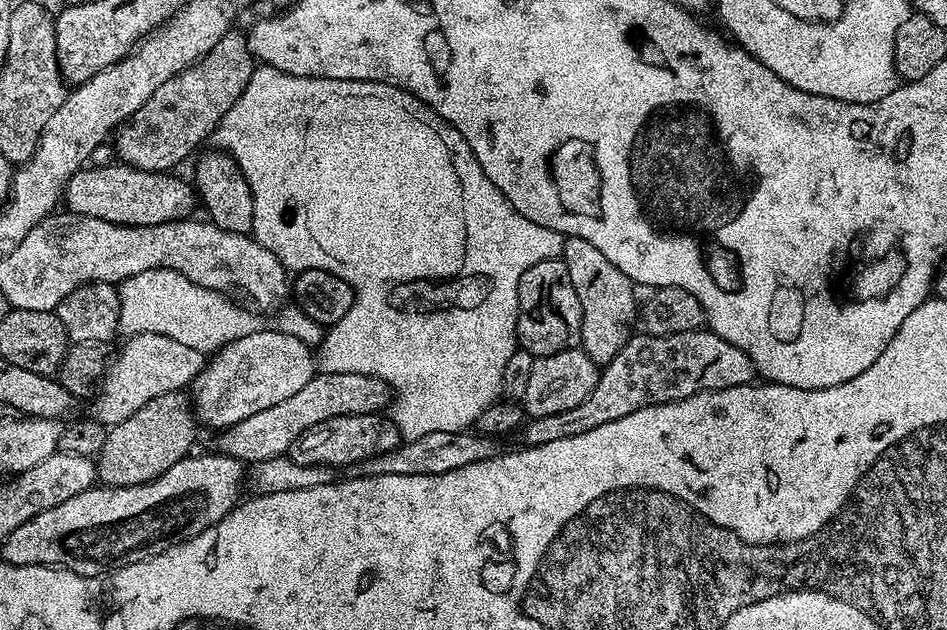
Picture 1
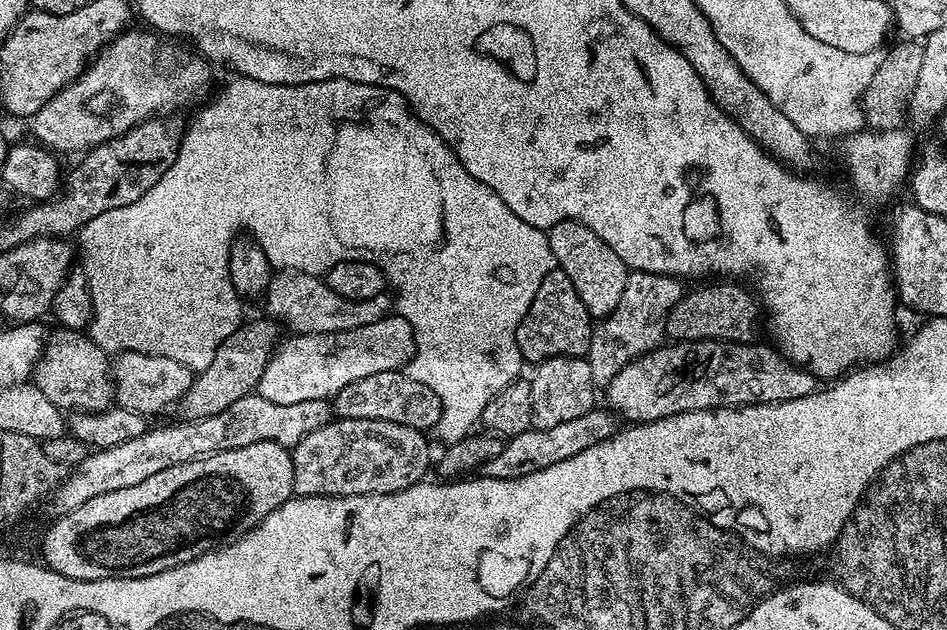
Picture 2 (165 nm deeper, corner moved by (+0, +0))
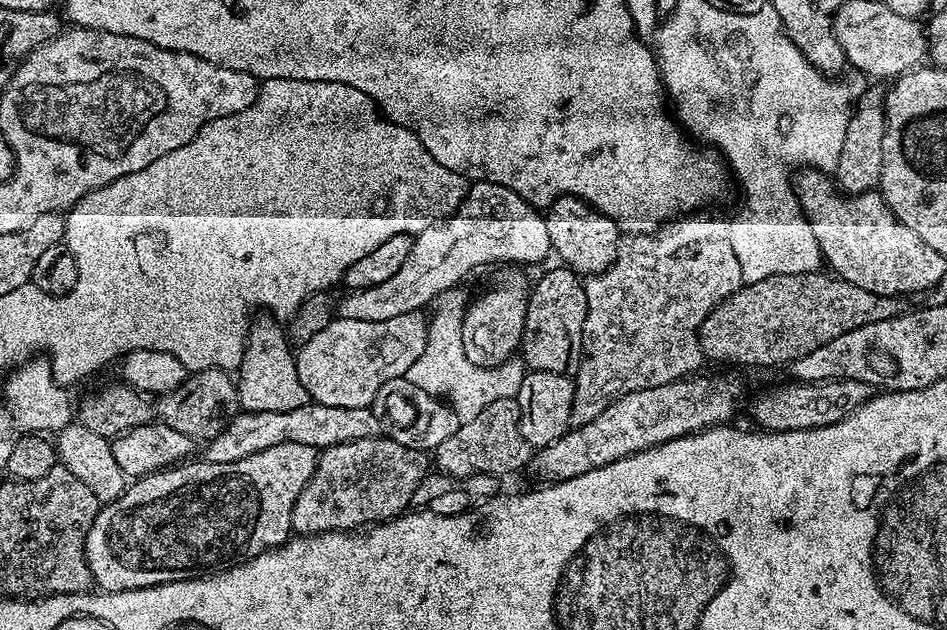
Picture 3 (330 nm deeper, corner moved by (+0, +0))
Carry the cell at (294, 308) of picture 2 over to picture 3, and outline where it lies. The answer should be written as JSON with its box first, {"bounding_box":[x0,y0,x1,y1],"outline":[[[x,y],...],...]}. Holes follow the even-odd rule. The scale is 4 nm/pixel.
{"bounding_box":[336,180,552,322],"outline":[[[478,180],[465,191],[464,201],[452,215],[444,220],[437,220],[426,230],[415,233],[410,255],[395,272],[394,278],[378,282],[378,286],[347,291],[344,294],[346,296],[339,297],[336,314],[341,320],[354,318],[354,322],[384,320],[385,317],[396,316],[397,313],[408,313],[409,310],[430,305],[432,298],[453,291],[463,276],[470,275],[475,268],[480,268],[483,264],[540,264],[547,256],[552,255],[550,233],[546,231],[541,209],[528,204],[526,198],[514,194],[514,190],[506,186],[498,186],[489,180]]]}

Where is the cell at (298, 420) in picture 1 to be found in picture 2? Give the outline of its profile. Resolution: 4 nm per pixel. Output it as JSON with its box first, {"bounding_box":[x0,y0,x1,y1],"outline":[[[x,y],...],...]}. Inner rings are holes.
{"bounding_box":[331,375,440,430],"outline":[[[371,375],[371,379],[358,378],[358,382],[350,382],[331,401],[333,413],[339,419],[346,418],[378,418],[398,422],[402,426],[410,426],[421,430],[435,429],[440,413],[437,411],[437,400],[432,396],[430,386],[414,382],[411,378],[400,379],[393,375]]]}

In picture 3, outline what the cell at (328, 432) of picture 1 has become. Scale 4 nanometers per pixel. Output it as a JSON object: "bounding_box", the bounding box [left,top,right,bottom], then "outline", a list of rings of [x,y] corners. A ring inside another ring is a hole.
{"bounding_box":[293,434,430,536],"outline":[[[384,434],[358,438],[354,442],[342,442],[338,446],[325,448],[316,457],[316,469],[310,482],[304,492],[298,494],[298,502],[294,502],[293,533],[313,536],[319,532],[346,532],[393,520],[411,505],[414,490],[418,490],[422,478],[429,475],[429,472],[430,456],[427,451],[411,448]]]}

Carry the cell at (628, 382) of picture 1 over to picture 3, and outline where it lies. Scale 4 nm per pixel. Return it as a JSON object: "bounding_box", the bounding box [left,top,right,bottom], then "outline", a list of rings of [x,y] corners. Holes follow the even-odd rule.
{"bounding_box":[752,380,874,432],"outline":[[[823,380],[820,384],[791,382],[768,388],[752,404],[752,416],[761,429],[770,432],[785,432],[802,428],[830,426],[842,422],[858,406],[862,406],[874,395],[866,382],[857,380]]]}

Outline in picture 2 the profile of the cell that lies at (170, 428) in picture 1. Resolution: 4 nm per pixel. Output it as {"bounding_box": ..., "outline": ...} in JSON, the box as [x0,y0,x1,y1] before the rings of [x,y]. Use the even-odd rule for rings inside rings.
{"bounding_box":[179,318,281,420],"outline":[[[271,318],[252,320],[241,323],[240,327],[218,346],[214,354],[214,362],[206,366],[192,381],[190,390],[180,399],[179,415],[186,420],[201,420],[210,418],[210,414],[222,414],[226,406],[238,402],[238,398],[246,398],[256,392],[256,386],[266,370],[266,362],[271,358],[273,351],[281,339],[281,325]]]}

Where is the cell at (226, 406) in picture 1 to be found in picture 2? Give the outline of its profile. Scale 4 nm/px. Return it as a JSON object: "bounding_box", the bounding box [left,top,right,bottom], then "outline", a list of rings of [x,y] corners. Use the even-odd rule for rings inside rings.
{"bounding_box":[256,320,413,406],"outline":[[[387,320],[381,324],[358,326],[354,330],[342,330],[330,334],[292,334],[277,343],[266,362],[266,370],[256,386],[256,392],[270,402],[290,406],[293,402],[311,400],[331,401],[350,382],[358,382],[369,373],[381,368],[395,367],[407,360],[412,351],[413,337],[407,323]]]}

